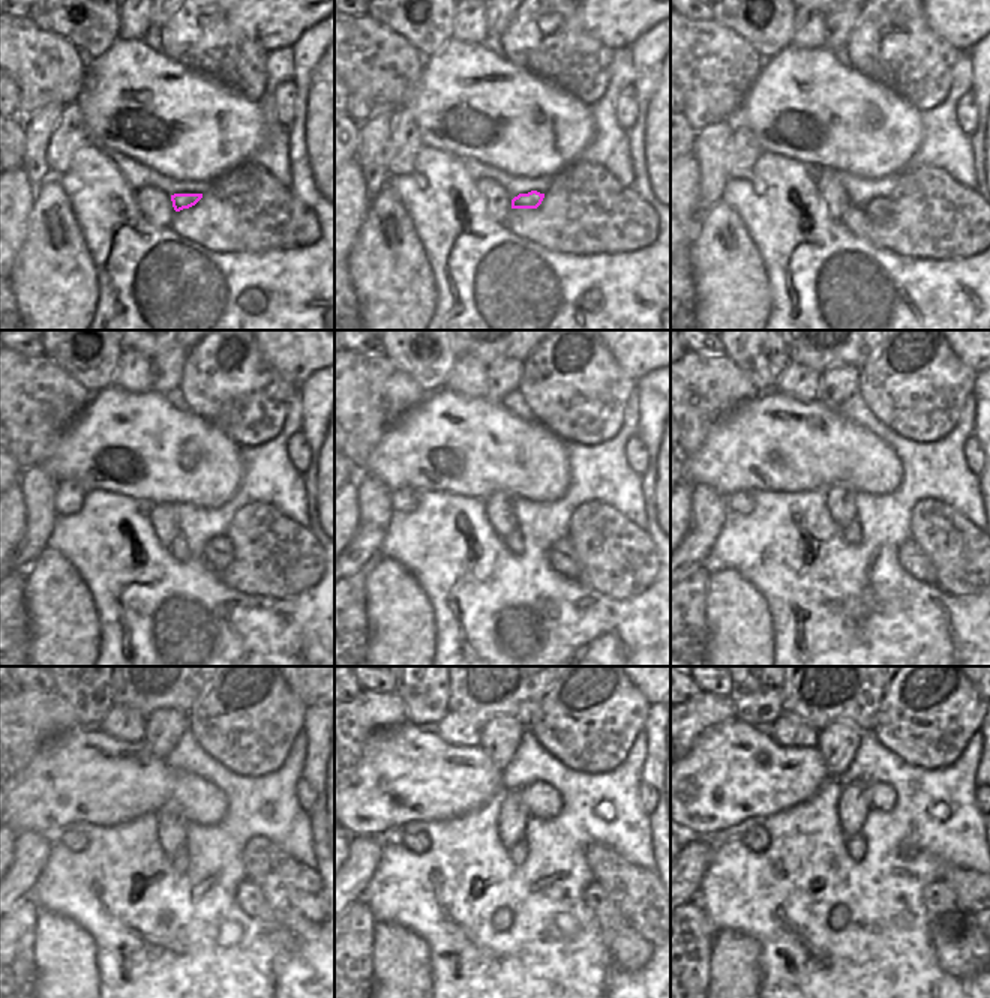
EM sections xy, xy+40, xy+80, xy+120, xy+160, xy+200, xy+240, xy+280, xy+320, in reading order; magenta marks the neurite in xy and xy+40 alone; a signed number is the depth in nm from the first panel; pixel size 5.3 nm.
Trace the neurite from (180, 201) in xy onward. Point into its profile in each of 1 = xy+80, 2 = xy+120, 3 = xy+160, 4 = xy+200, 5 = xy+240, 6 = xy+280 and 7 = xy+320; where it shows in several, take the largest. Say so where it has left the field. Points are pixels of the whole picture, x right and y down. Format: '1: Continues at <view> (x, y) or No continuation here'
1: Continues at xy+80 (881, 209)
2: Continues at xy+120 (218, 551)
3: Continues at xy+160 (561, 554)
4: Continues at xy+200 (911, 559)
5: Continues at xy+240 (249, 898)
6: Continues at xy+280 (630, 952)
7: Continues at xy+320 (962, 949).

